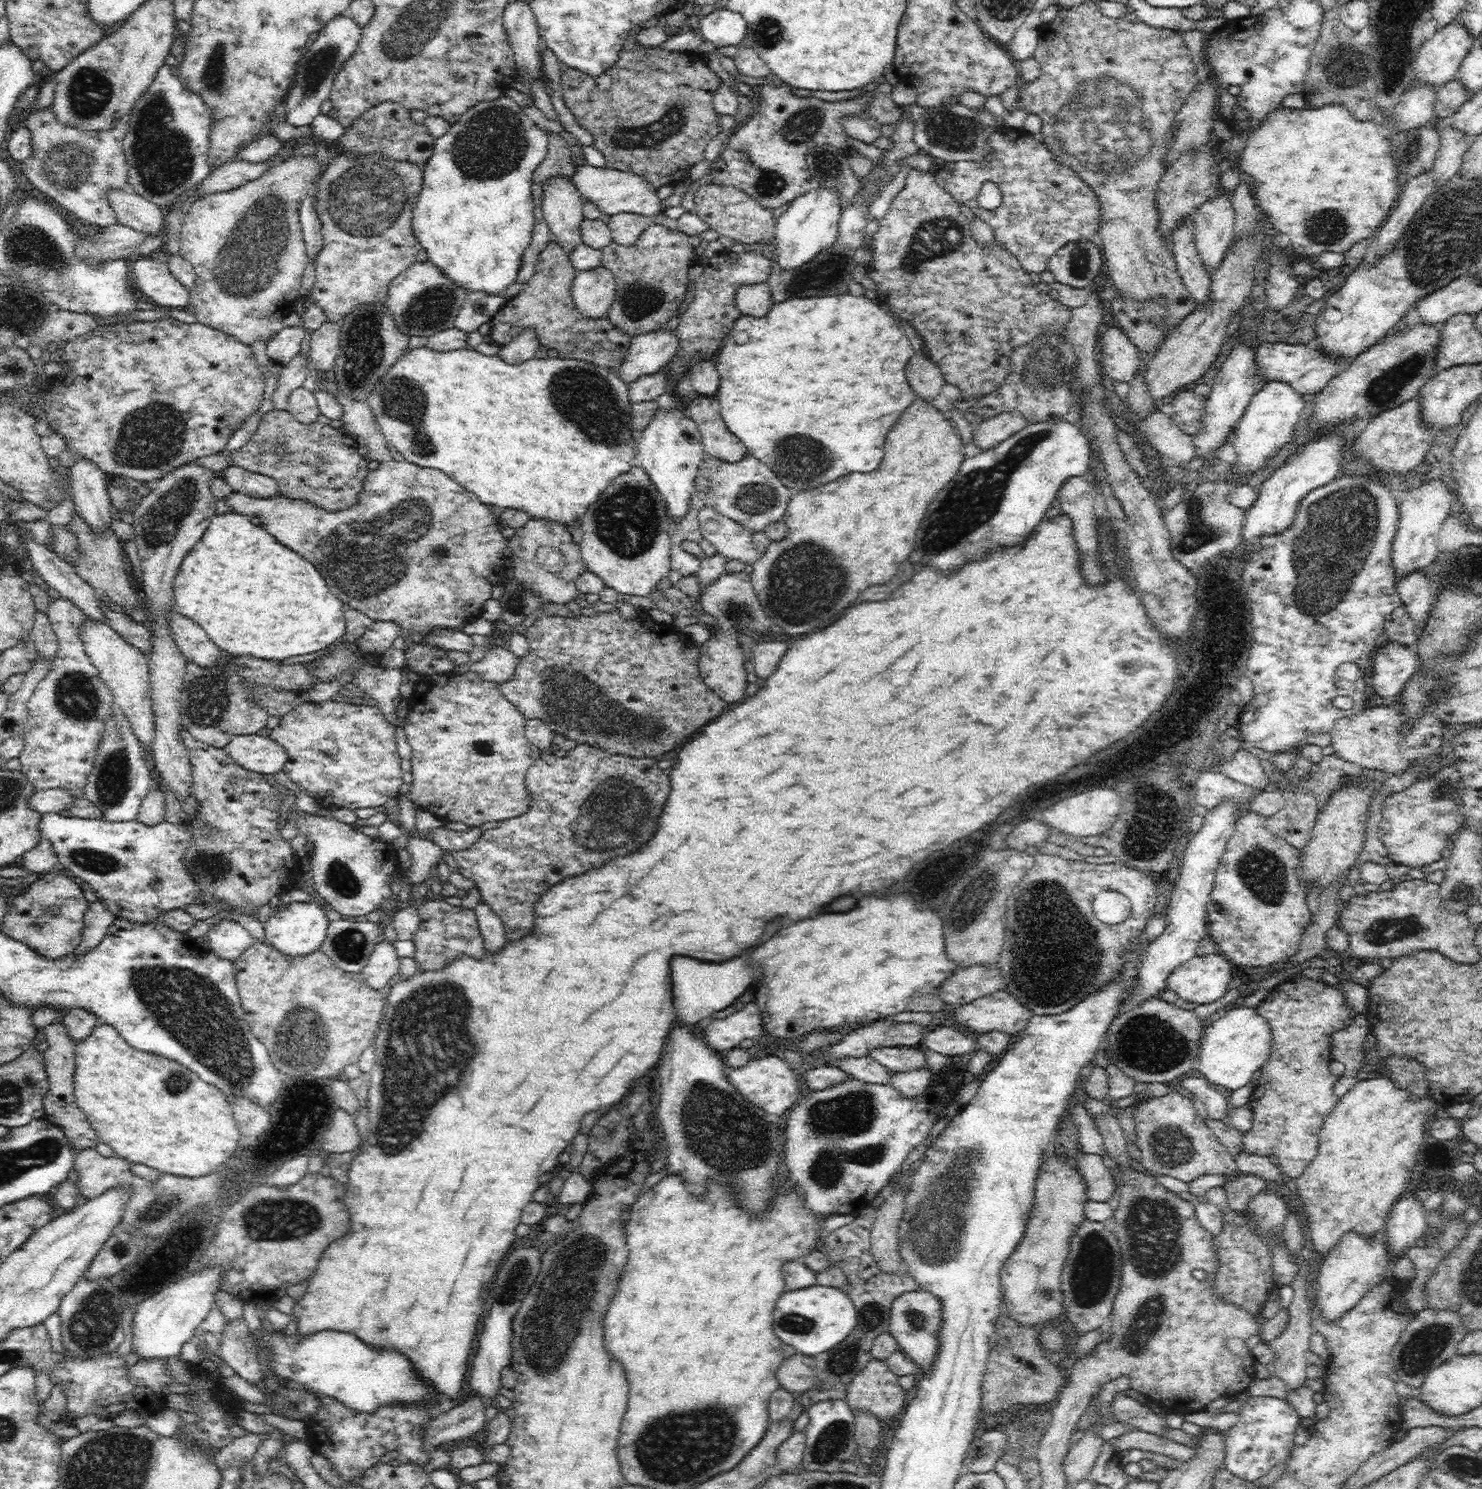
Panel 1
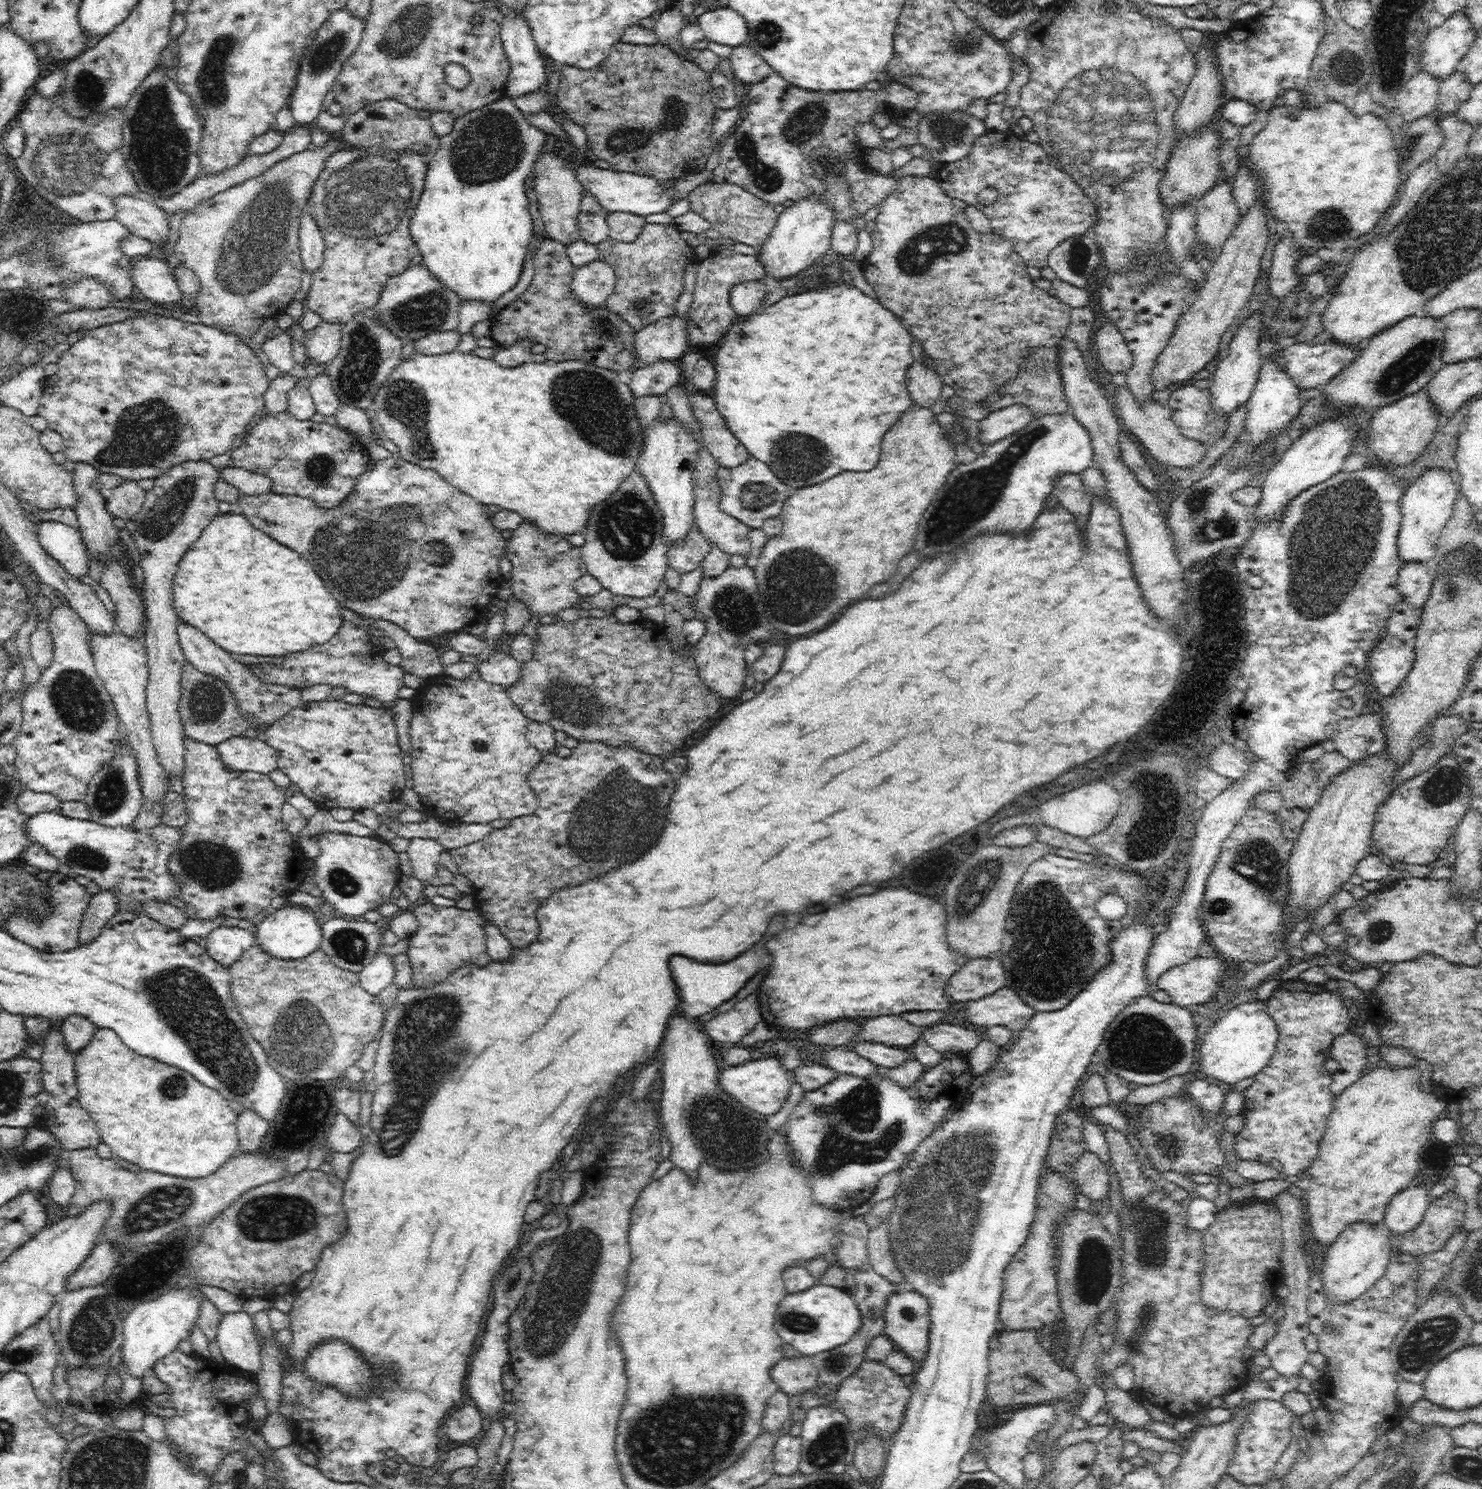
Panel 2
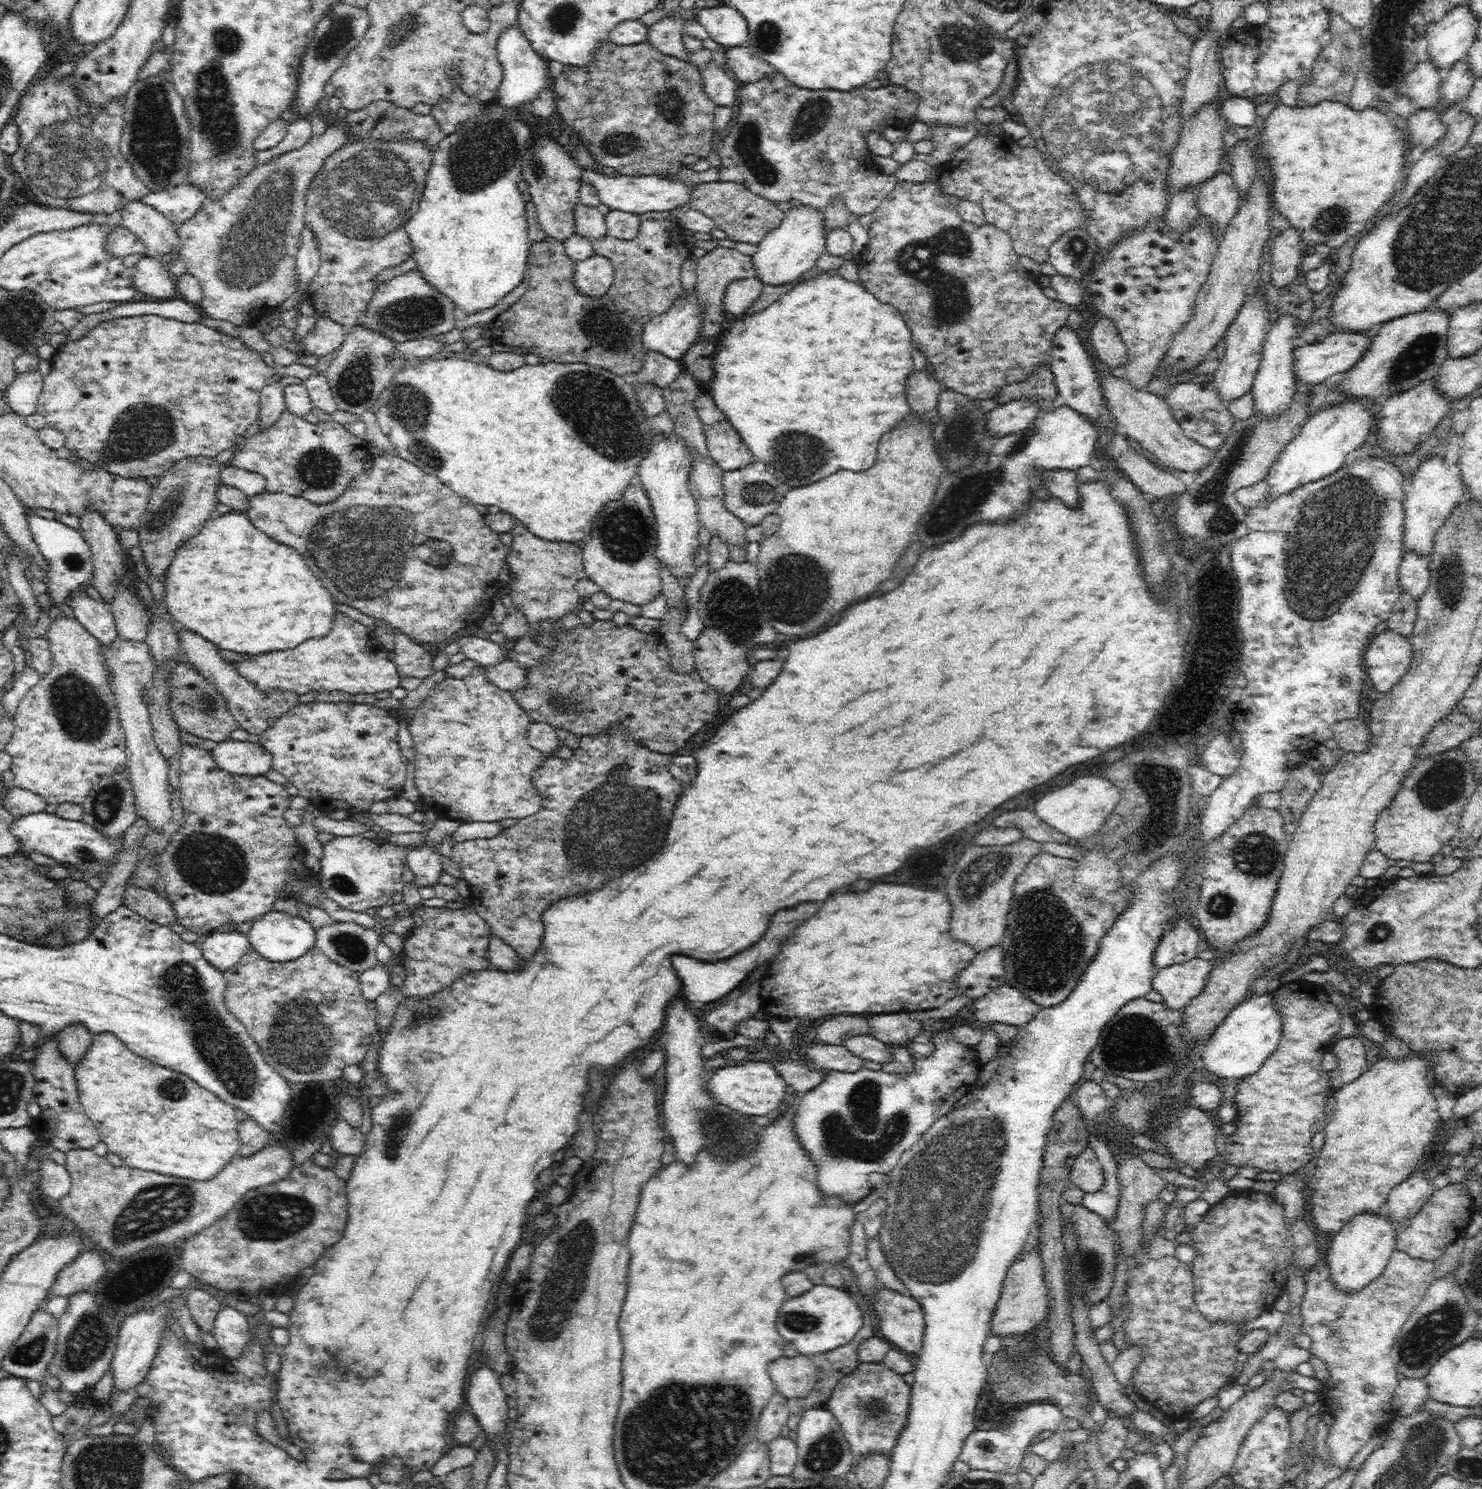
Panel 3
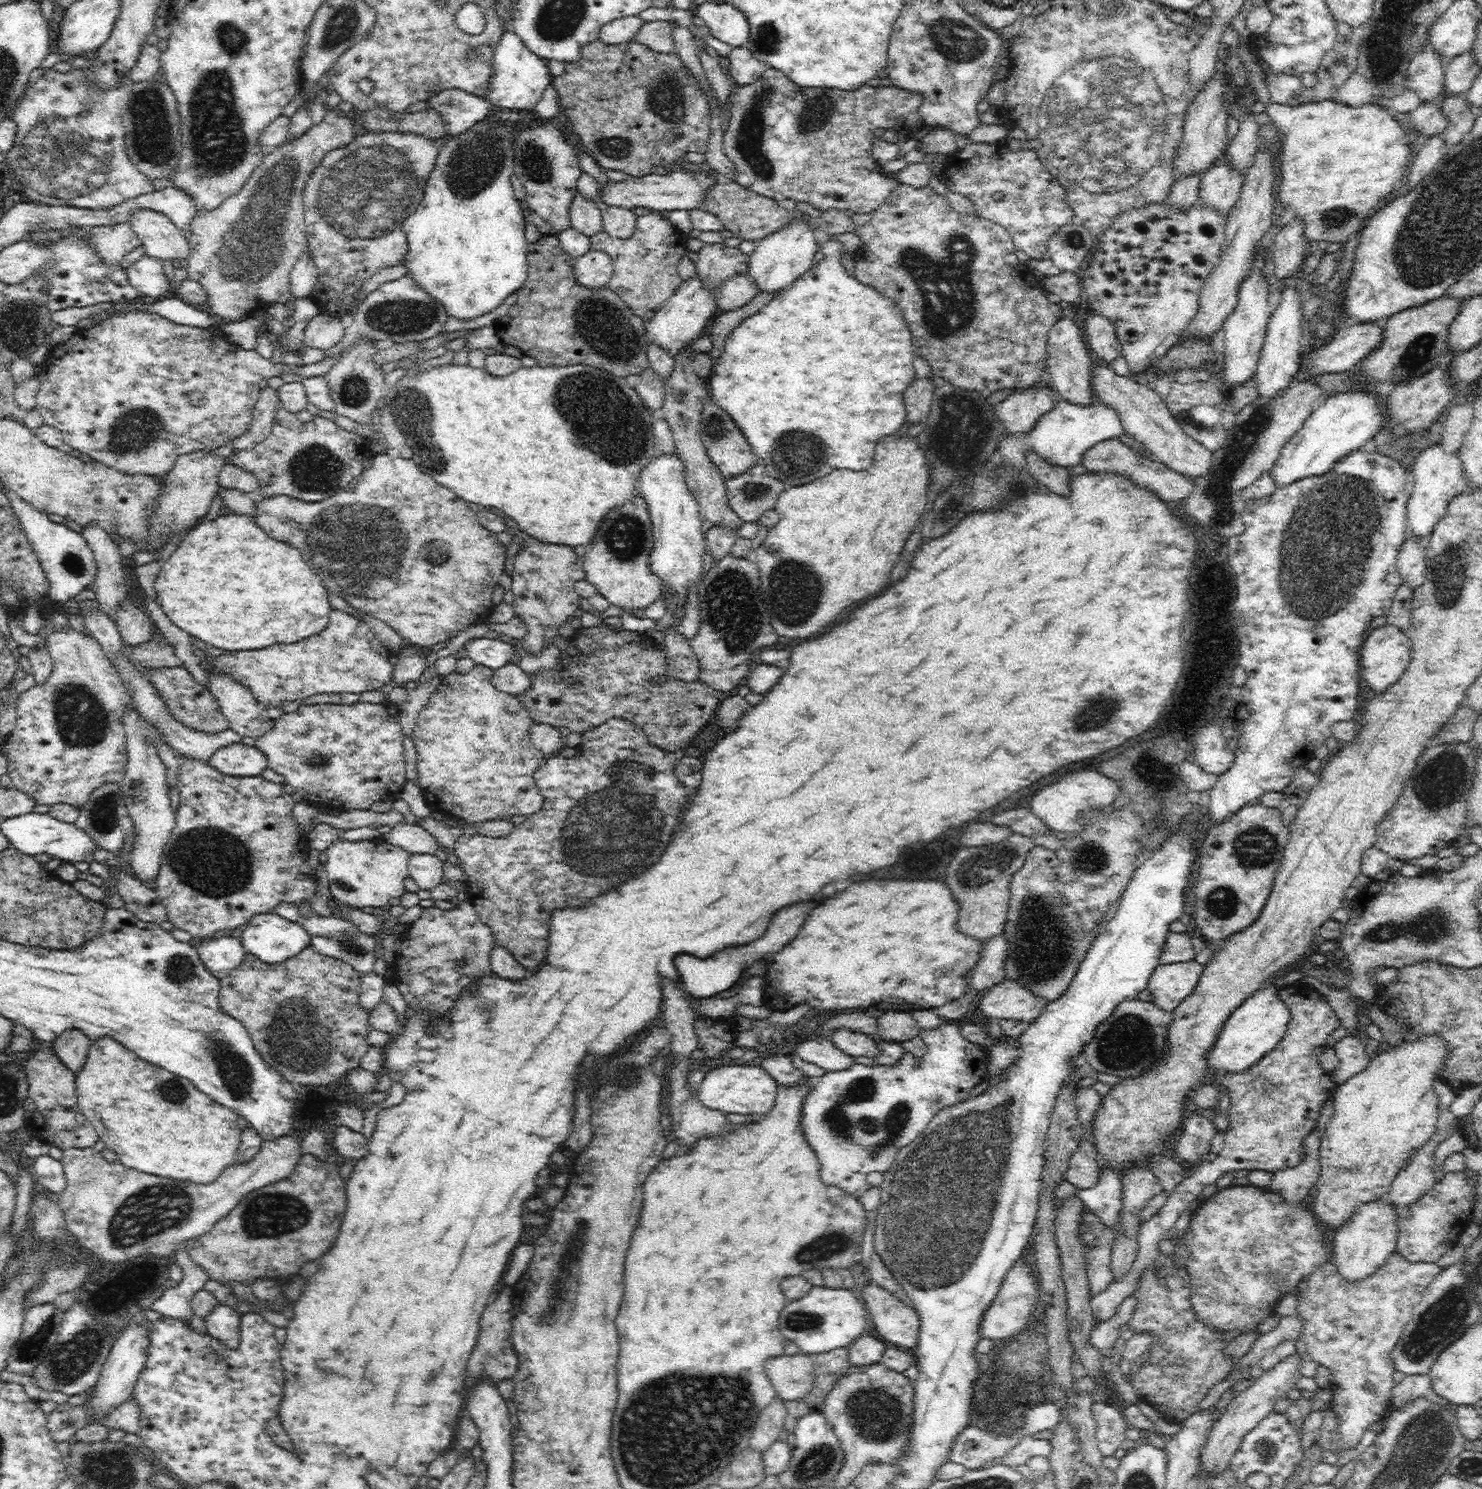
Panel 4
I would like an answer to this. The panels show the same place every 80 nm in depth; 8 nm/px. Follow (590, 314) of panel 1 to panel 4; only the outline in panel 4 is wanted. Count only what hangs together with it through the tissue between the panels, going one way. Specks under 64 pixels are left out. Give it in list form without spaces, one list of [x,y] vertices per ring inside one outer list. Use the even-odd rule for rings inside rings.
[[[591,248],[573,260],[576,281],[586,288],[606,288],[613,276],[613,262],[601,250]]]

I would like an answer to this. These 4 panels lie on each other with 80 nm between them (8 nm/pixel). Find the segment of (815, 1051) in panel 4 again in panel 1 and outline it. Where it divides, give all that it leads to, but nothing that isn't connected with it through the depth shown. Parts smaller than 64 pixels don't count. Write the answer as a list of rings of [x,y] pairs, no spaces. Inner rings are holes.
[[[870,1055],[838,1059],[840,1060],[838,1062],[840,1069],[852,1077],[856,1077],[864,1082],[891,1084],[891,1071],[870,1057]]]

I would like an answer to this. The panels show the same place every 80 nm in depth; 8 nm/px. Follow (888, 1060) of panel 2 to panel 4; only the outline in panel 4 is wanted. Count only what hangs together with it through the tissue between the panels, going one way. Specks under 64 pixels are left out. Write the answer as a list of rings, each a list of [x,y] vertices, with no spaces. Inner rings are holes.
[[[838,1028],[838,1030],[834,1030],[830,1040],[840,1051],[849,1054],[851,1057],[868,1056],[874,1058],[880,1054],[877,1038],[862,1032]]]

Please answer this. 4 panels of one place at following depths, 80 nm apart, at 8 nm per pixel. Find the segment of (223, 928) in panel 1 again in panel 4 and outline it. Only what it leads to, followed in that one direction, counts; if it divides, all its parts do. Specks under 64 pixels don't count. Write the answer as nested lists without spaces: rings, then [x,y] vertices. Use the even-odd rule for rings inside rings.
[[[226,934],[221,938],[209,938],[196,948],[204,966],[210,973],[224,978],[232,969],[240,966],[246,956],[246,949],[240,937]]]

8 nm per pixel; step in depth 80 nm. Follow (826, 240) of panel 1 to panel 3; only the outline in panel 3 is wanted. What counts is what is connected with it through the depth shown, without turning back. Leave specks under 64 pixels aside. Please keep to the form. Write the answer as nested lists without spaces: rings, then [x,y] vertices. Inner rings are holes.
[[[808,206],[792,207],[782,222],[771,230],[757,244],[752,263],[756,267],[759,280],[771,286],[784,286],[796,282],[800,277],[809,274],[816,266],[816,260],[826,253],[826,235],[822,227],[823,210],[815,210]]]

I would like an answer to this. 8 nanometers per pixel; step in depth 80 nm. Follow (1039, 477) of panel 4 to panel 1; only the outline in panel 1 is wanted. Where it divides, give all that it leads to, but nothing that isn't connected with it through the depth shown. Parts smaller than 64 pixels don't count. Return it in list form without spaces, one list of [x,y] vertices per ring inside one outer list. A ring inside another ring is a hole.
[[[1077,476],[1068,478],[1058,490],[1057,500],[1061,504],[1063,514],[1067,514],[1072,519],[1073,535],[1078,542],[1078,554],[1080,554],[1080,562],[1082,562],[1082,574],[1086,578],[1086,582],[1090,582],[1092,586],[1100,586],[1102,582],[1106,582],[1106,574],[1100,568],[1102,561],[1098,555],[1098,531],[1096,531],[1096,515],[1094,515],[1094,500],[1098,496],[1098,489],[1087,480],[1086,476]]]

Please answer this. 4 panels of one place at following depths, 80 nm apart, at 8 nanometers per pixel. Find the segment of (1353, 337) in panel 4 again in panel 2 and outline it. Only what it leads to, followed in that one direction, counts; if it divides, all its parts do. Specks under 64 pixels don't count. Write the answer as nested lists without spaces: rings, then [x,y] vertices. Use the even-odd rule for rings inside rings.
[[[1322,338],[1312,343],[1296,343],[1279,352],[1279,365],[1286,371],[1293,383],[1300,390],[1308,388],[1322,388],[1327,385],[1338,373],[1341,373],[1358,356],[1362,344],[1340,344],[1333,338]]]

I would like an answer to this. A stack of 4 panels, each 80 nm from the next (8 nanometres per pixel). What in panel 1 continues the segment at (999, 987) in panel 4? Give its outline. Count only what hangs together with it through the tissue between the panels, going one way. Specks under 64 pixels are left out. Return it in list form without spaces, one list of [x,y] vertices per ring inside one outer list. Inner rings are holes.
[[[1005,988],[983,996],[955,1009],[950,1009],[956,1022],[968,1032],[990,1032],[999,1030],[1012,1036],[1022,1032],[1032,1012]]]

